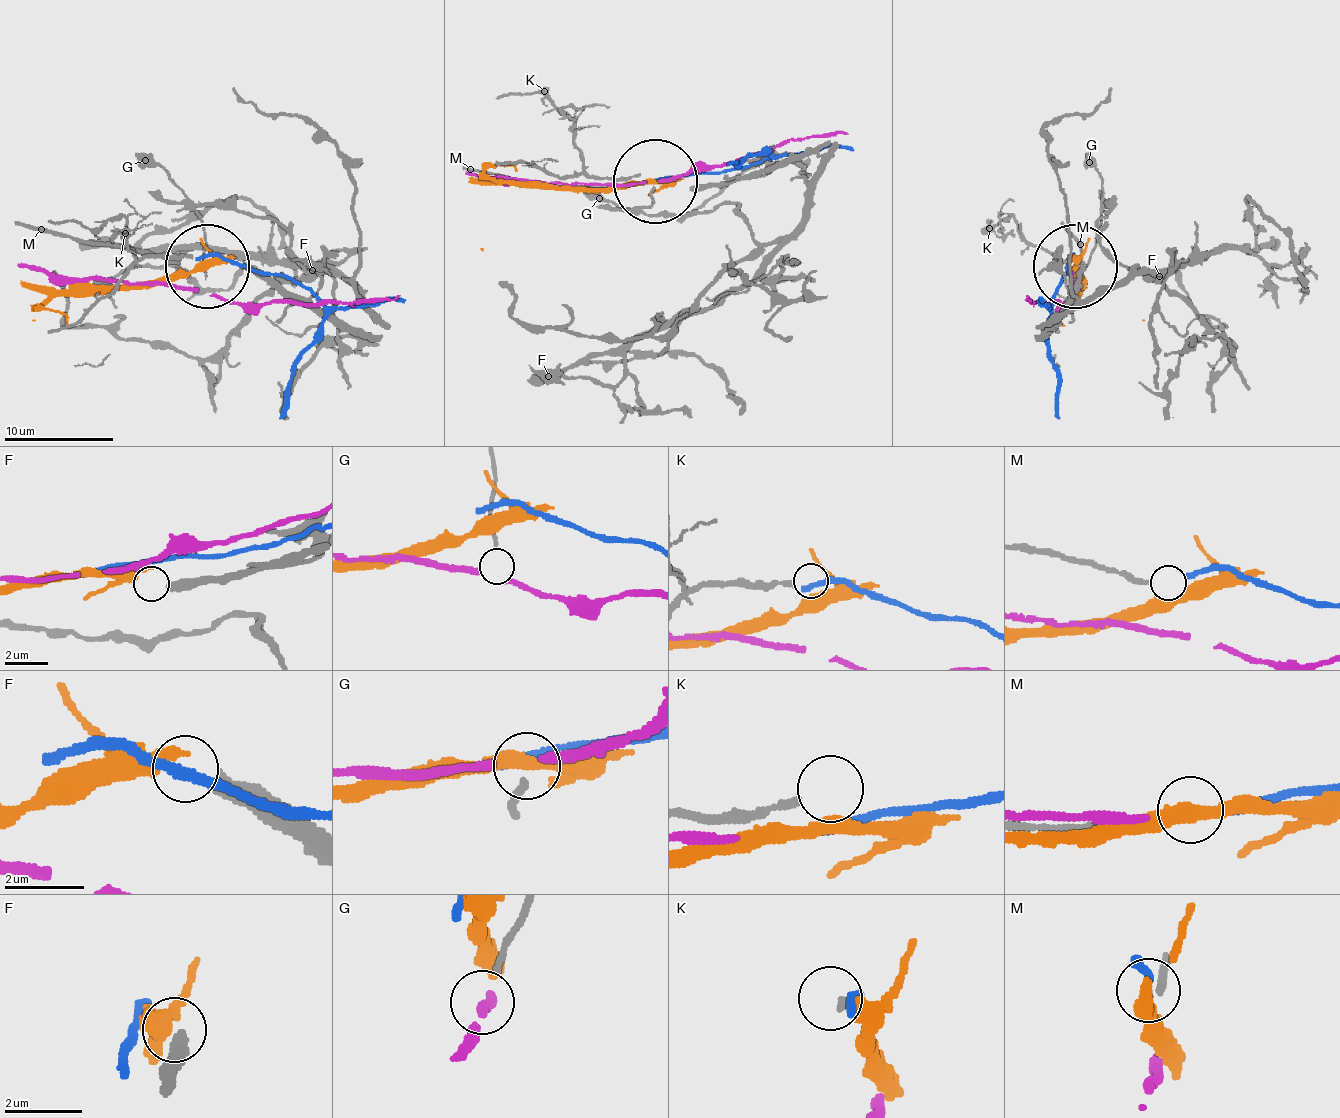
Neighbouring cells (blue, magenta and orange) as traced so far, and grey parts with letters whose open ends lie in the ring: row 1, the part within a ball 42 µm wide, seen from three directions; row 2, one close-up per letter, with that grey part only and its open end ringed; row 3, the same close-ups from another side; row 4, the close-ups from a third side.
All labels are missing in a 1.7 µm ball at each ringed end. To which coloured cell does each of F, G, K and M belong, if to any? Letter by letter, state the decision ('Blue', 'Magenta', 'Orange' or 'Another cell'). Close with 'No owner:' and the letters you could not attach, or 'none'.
F: Orange
G: Magenta
K: Another cell
M: Blue
No owner: K

